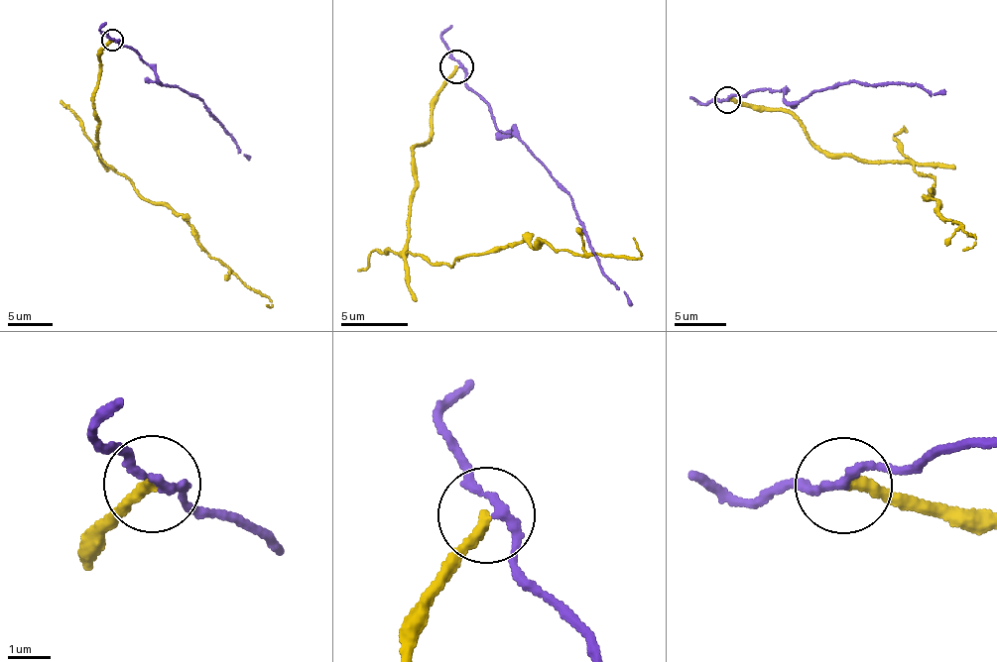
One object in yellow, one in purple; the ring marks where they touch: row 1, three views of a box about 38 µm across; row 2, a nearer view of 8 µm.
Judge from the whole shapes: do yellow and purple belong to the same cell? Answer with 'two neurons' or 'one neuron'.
two neurons

